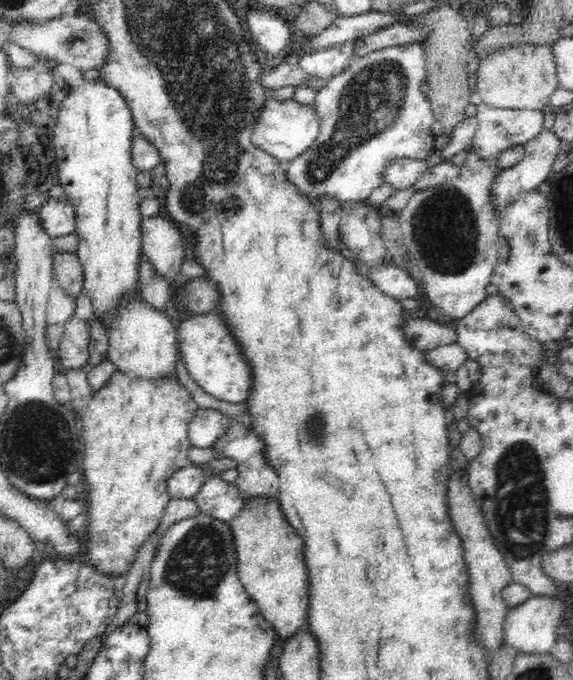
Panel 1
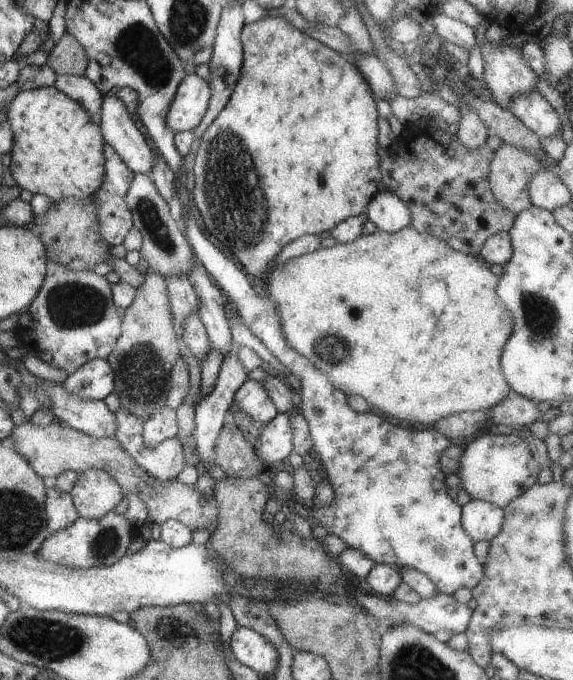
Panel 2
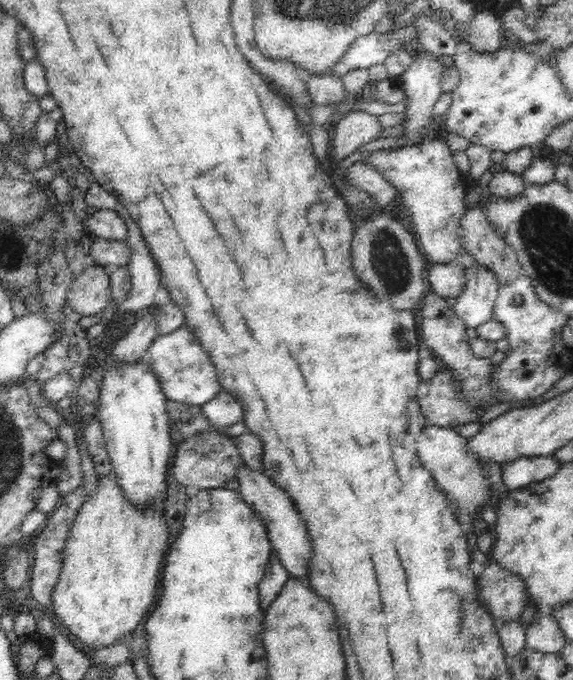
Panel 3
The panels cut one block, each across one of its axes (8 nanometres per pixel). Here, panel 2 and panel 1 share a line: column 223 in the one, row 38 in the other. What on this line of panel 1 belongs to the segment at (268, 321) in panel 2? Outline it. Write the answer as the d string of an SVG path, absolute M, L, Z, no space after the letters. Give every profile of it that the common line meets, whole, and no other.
M250 10L246 14L246 26L259 53L269 61L288 57L289 44L294 36L289 17L277 16L271 11Z

